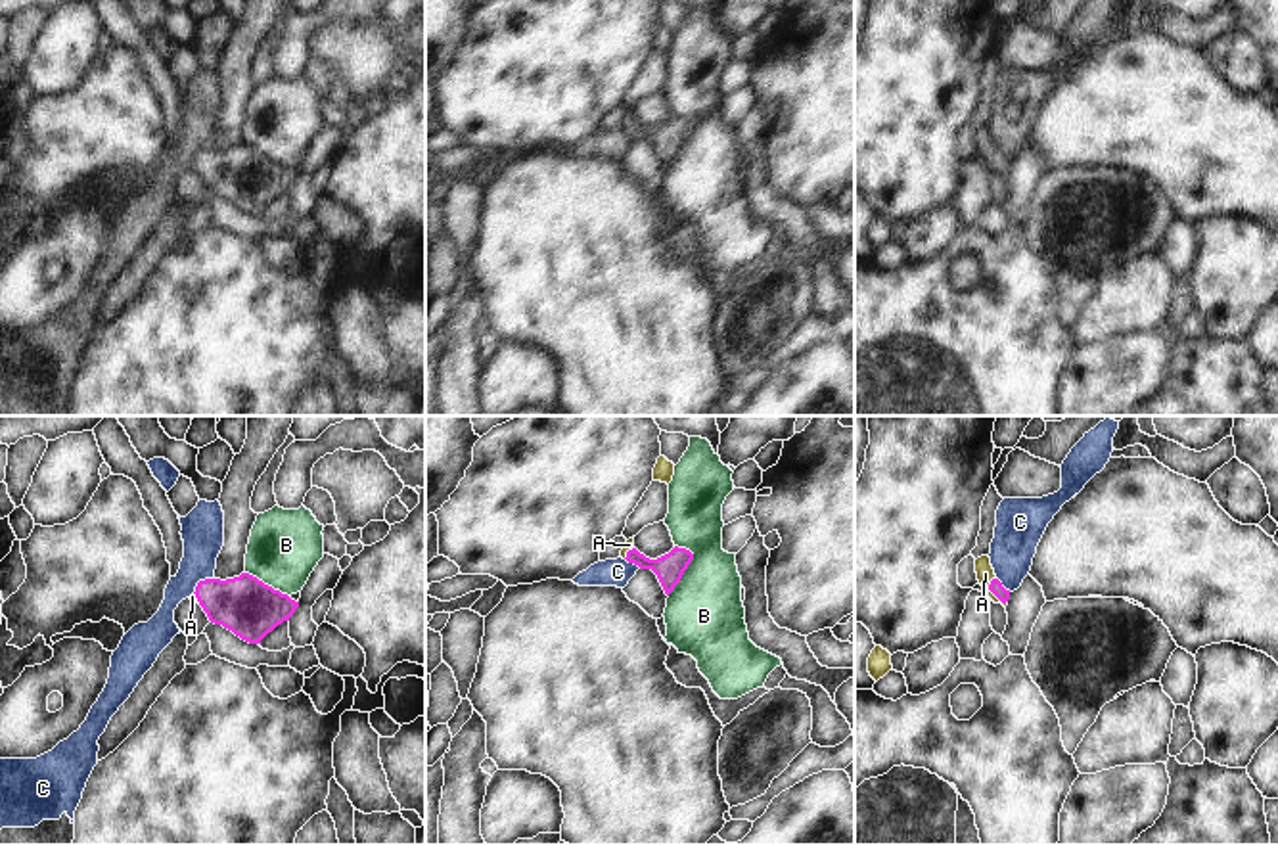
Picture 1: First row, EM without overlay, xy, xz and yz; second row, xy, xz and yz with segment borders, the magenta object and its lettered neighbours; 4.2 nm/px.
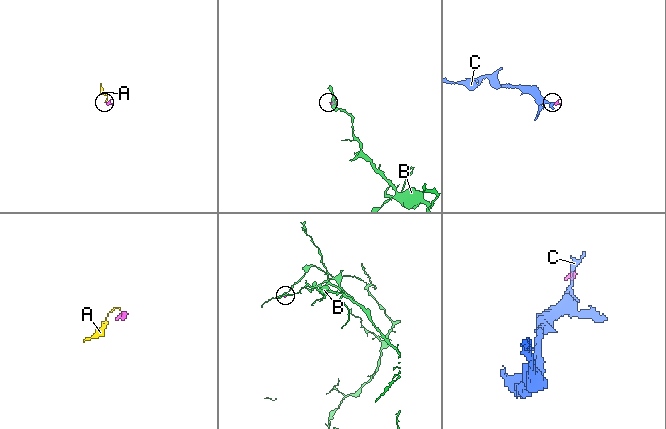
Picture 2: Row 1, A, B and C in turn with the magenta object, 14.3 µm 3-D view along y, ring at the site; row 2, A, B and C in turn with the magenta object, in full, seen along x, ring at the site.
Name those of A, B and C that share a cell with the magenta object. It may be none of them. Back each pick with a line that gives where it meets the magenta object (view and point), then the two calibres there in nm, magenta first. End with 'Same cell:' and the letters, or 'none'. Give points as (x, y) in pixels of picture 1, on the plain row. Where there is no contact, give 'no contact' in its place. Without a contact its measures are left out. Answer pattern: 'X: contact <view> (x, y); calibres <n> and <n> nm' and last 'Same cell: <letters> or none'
A: contact yz (991, 161); calibres 60 and 80 nm
Same cell: A

